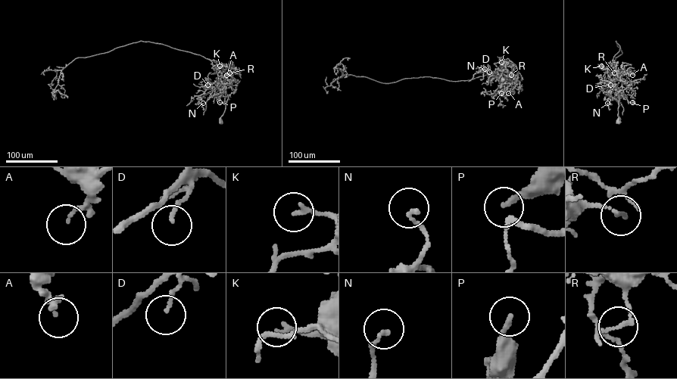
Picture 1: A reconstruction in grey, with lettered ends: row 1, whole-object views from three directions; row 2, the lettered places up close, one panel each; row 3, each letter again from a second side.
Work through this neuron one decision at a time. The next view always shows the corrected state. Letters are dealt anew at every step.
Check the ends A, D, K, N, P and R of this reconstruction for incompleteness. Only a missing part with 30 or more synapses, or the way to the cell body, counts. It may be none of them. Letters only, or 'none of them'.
none of them

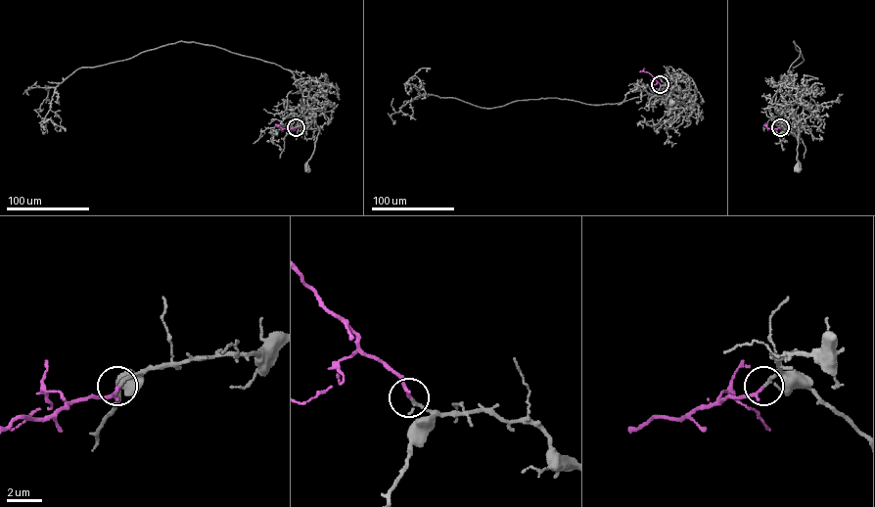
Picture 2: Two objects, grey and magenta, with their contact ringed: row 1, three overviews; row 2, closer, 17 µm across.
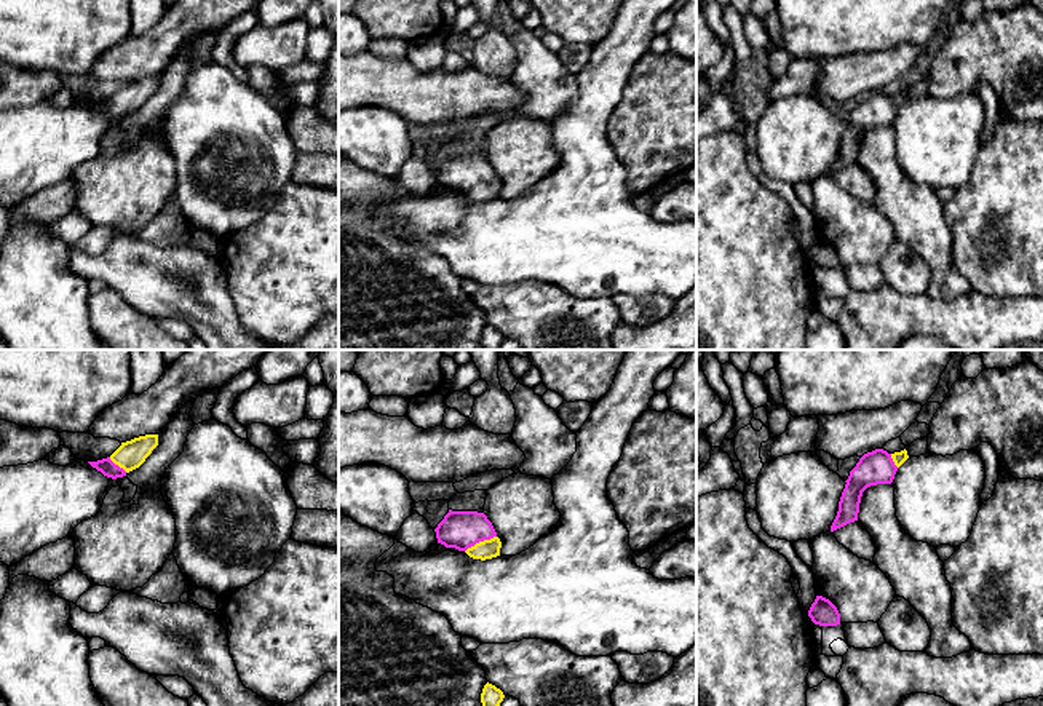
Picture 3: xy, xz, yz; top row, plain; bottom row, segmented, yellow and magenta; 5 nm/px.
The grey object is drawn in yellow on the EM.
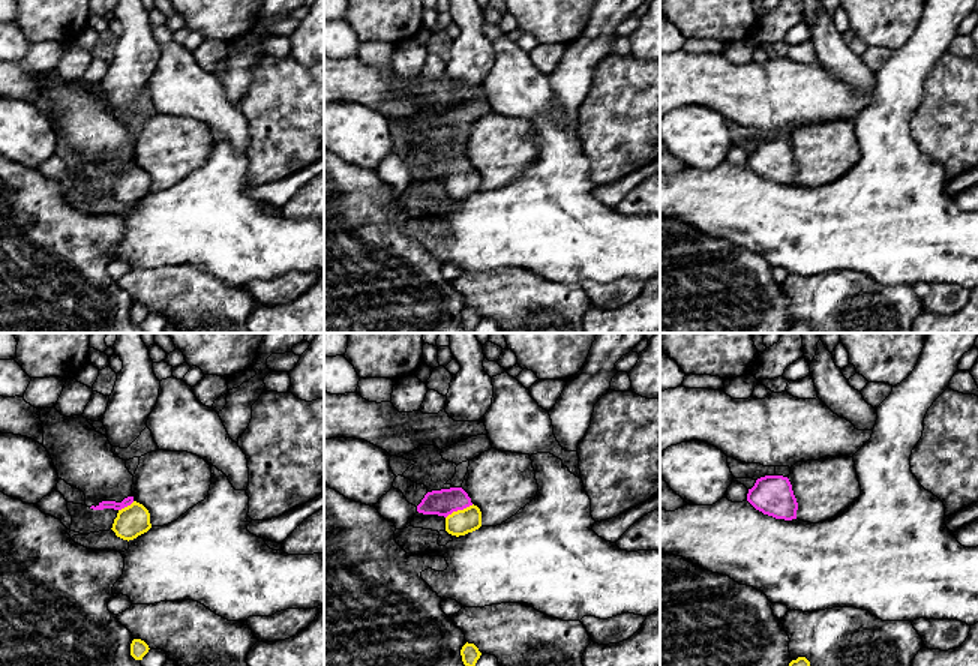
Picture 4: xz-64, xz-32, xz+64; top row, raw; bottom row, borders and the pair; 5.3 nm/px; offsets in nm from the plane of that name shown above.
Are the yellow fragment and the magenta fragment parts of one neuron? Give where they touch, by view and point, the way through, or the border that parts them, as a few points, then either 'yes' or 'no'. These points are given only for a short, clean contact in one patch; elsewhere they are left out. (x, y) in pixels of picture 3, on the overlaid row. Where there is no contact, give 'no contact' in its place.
meets yellow in xz at (479, 542); runs through xz (484, 550), (479, 542), (468, 531), (459, 529); yes

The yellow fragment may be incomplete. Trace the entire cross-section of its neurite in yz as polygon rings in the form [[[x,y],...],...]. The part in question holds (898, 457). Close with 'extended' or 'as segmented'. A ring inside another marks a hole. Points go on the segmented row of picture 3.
[[[883,449],[864,454],[845,481],[847,484],[831,532],[858,521],[863,492],[870,486],[891,484],[898,468],[907,458],[909,455],[906,449],[894,454],[888,454]]]; extended

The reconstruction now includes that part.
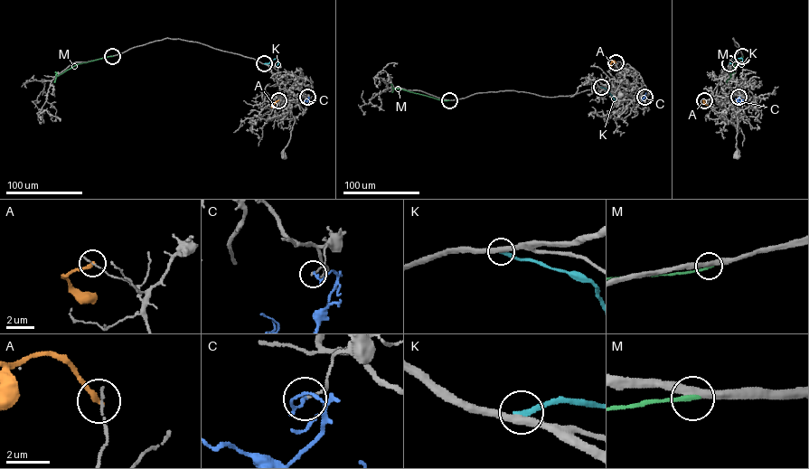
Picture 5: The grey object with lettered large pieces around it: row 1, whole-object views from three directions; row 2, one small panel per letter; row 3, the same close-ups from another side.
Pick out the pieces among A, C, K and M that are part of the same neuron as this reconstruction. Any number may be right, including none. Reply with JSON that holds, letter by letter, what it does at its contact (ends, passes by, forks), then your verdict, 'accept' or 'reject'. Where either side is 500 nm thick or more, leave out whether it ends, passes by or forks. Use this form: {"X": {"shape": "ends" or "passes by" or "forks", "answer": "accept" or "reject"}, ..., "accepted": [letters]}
{"A": {"shape": "ends", "answer": "reject"}, "C": {"shape": "ends", "answer": "reject"}, "K": {"shape": "ends", "answer": "reject"}, "M": {"shape": "ends", "answer": "reject"}, "accepted": []}

